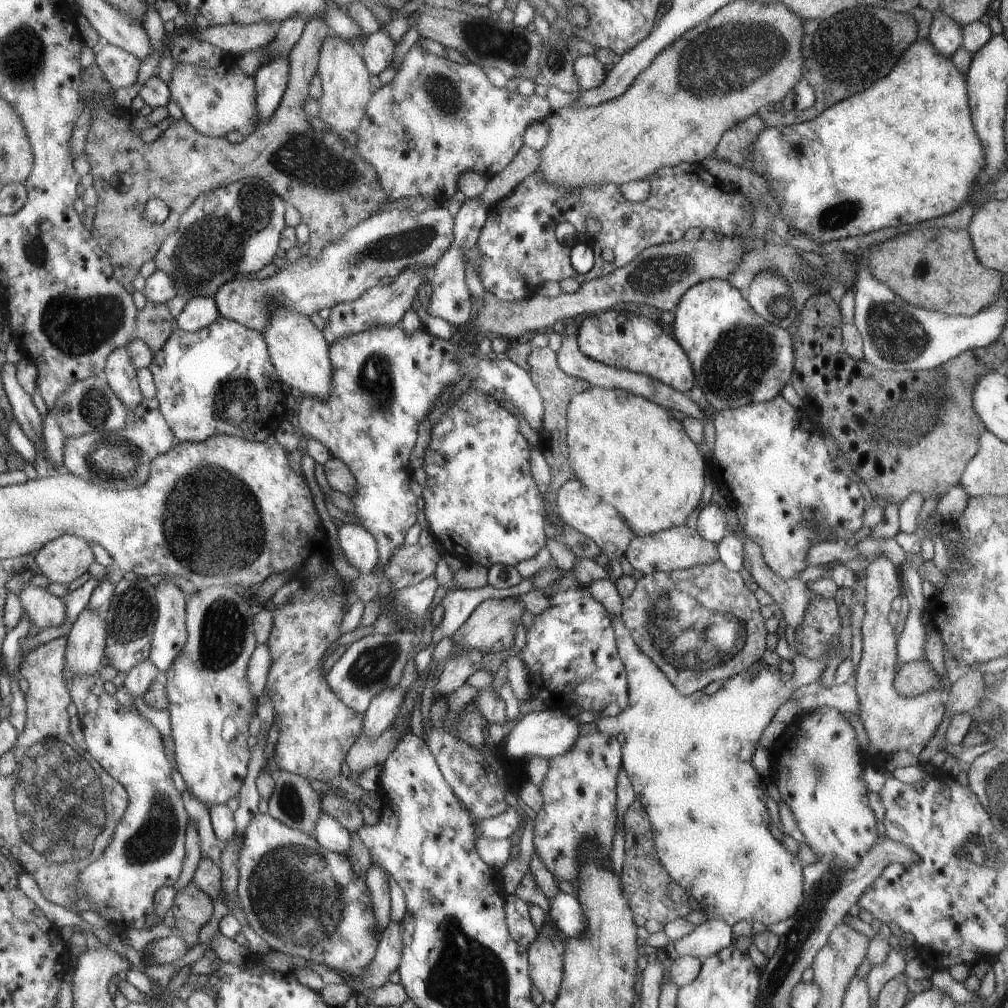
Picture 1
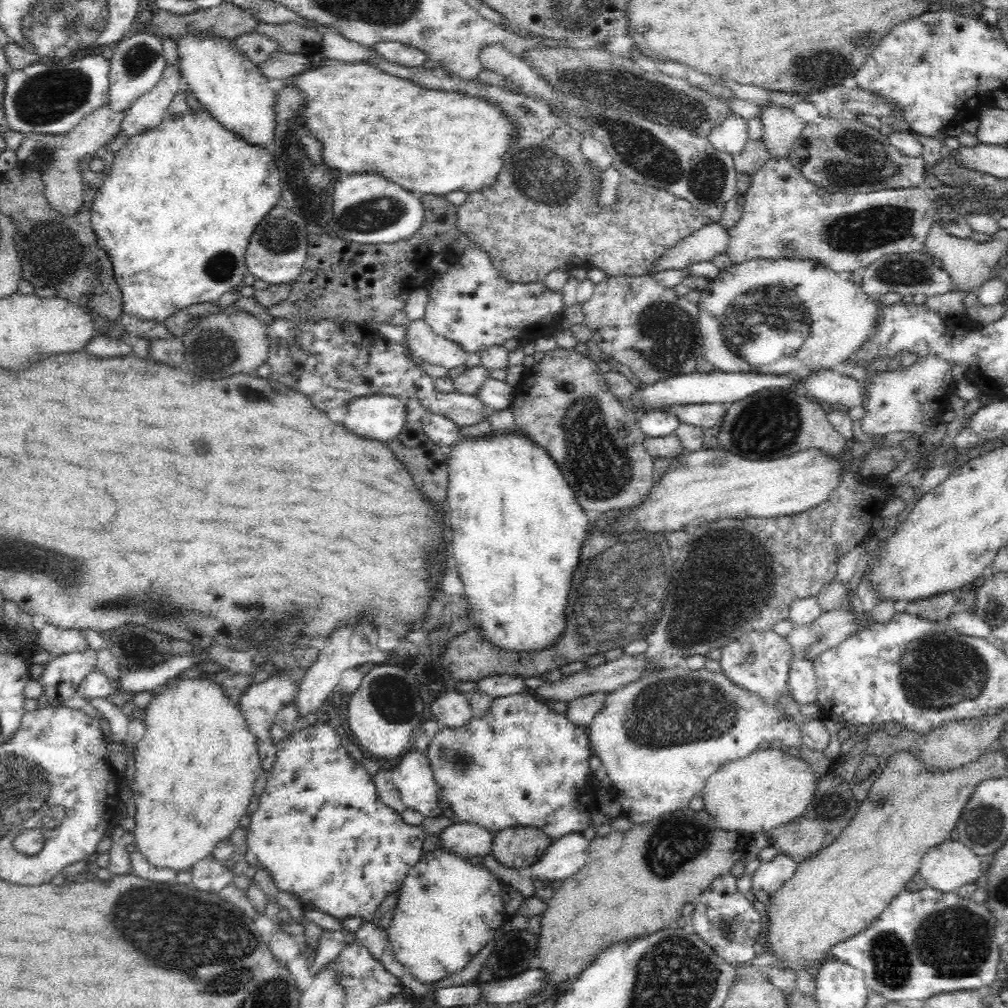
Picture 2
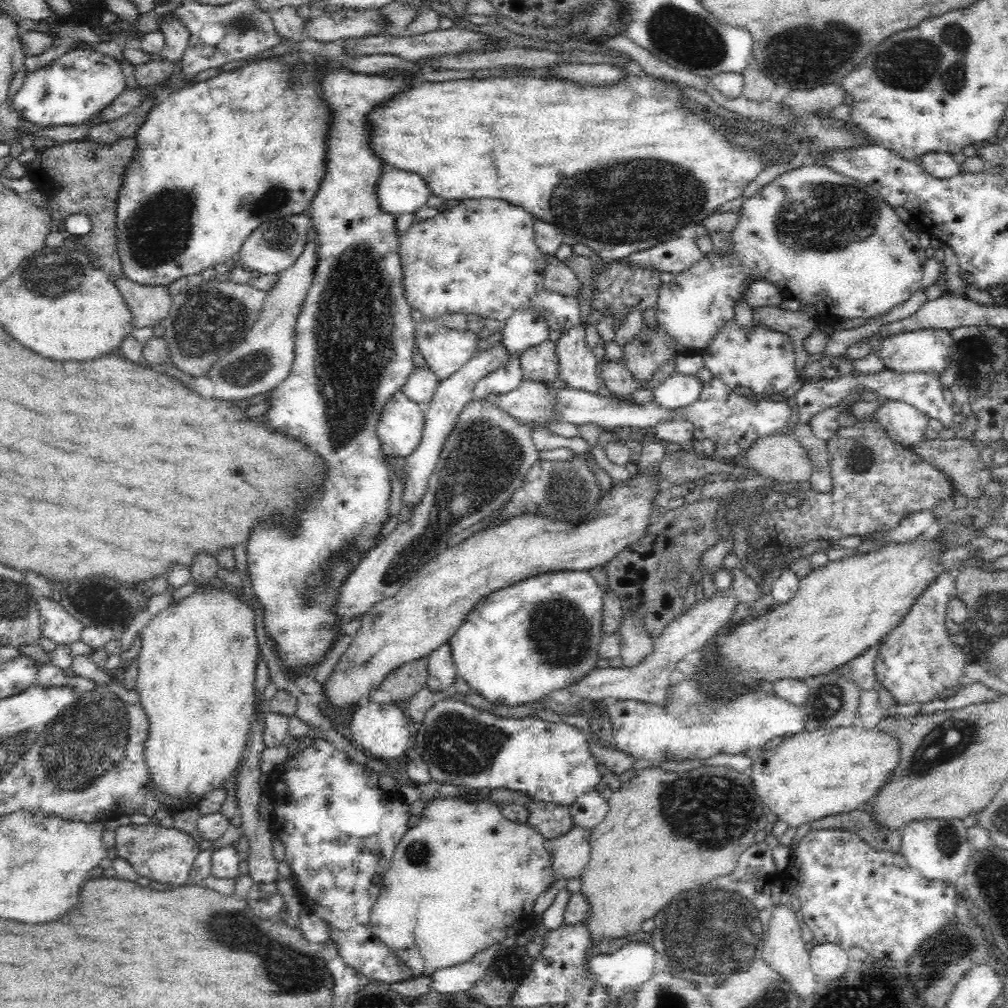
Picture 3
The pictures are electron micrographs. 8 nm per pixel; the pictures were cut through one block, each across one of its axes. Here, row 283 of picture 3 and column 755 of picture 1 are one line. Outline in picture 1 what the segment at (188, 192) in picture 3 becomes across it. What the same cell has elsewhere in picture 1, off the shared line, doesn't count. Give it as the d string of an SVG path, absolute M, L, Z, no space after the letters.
M927 38L915 40L900 54L899 60L887 76L880 78L881 82L873 82L869 90L856 92L851 98L845 98L835 105L823 110L813 120L806 120L797 124L785 126L765 127L751 140L749 160L745 167L750 167L755 174L763 176L770 187L774 188L783 200L779 207L780 217L785 216L791 222L791 229L810 237L817 243L826 243L830 240L842 239L847 236L859 236L889 226L915 225L923 220L929 220L937 216L949 214L959 208L959 204L971 196L973 188L980 180L980 174L984 172L986 165L986 152L981 140L977 138L967 102L967 90L965 88L965 76L955 63L948 57L945 58L936 50Z

